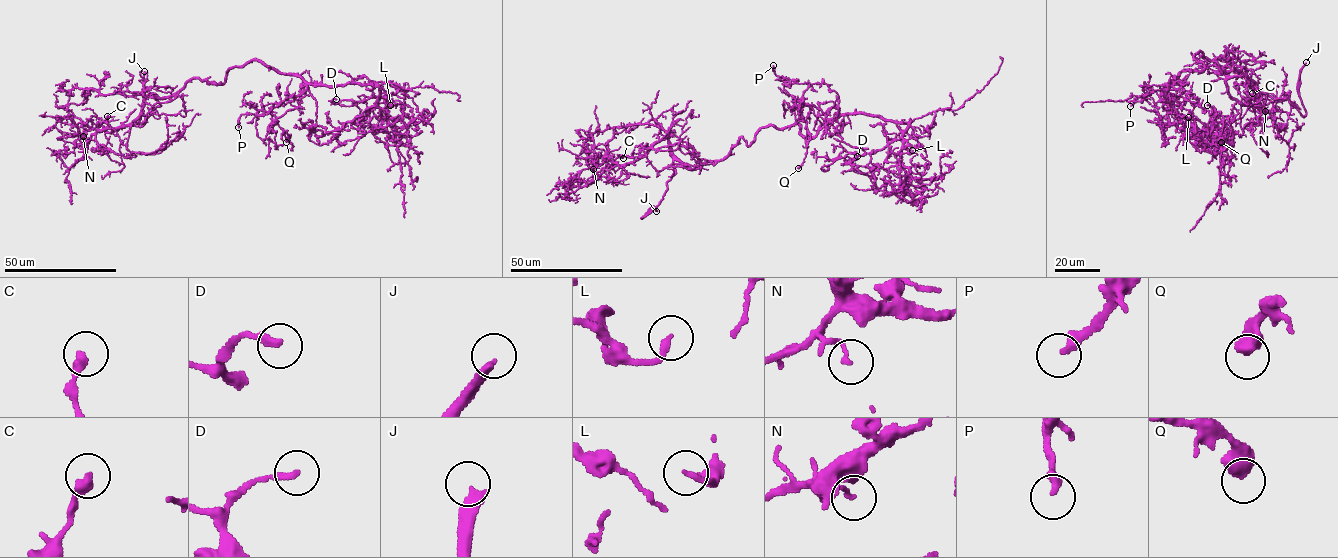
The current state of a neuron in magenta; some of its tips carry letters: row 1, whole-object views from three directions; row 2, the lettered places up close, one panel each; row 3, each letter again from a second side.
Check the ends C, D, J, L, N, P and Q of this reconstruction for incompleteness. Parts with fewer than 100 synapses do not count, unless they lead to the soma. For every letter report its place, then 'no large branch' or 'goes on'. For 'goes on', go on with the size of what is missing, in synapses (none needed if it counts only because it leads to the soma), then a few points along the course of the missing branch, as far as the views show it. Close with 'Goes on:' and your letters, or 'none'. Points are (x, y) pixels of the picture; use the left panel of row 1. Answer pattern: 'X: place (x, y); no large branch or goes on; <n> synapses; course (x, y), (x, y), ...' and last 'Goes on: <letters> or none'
C: place (107, 116); no large branch
D: place (336, 99); no large branch
J: place (144, 71); goes on; course (144, 71), (150, 62), (134, 56), (134, 53)
L: place (390, 105); no large branch
N: place (83, 136); no large branch
P: place (238, 127); no large branch
Q: place (286, 142); no large branch
Goes on: J

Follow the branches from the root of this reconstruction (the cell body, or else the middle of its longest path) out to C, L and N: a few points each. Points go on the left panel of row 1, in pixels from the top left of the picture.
C: (251, 61), (221, 83), (191, 78), (144, 121), (96, 133), (120, 154), (107, 116)
L: (251, 61), (260, 61), (308, 83), (378, 85), (377, 106), (385, 113), (382, 109), (390, 105)
N: (251, 61), (232, 66), (221, 83), (191, 78), (172, 100), (150, 108), (141, 123), (89, 128), (83, 136)

